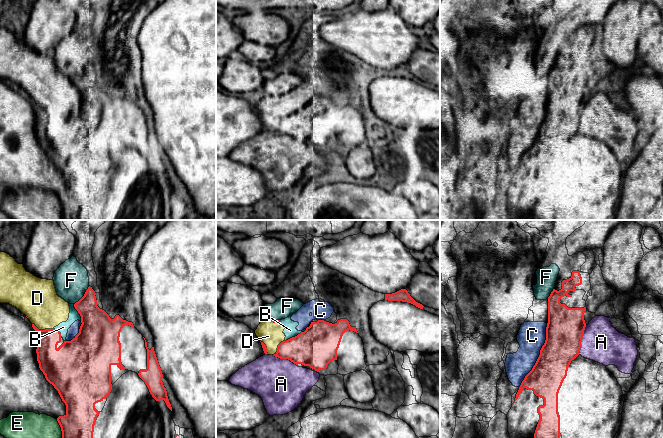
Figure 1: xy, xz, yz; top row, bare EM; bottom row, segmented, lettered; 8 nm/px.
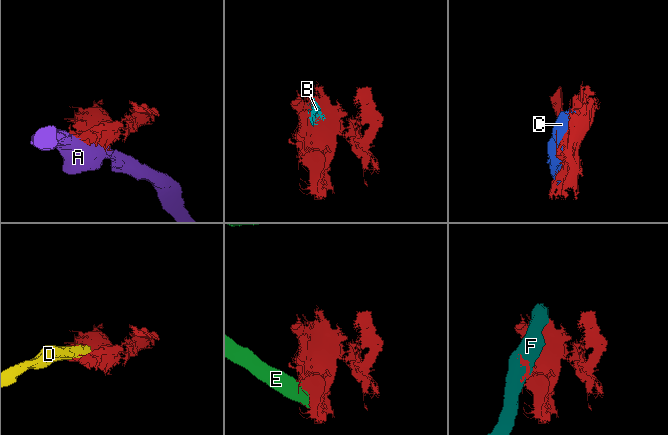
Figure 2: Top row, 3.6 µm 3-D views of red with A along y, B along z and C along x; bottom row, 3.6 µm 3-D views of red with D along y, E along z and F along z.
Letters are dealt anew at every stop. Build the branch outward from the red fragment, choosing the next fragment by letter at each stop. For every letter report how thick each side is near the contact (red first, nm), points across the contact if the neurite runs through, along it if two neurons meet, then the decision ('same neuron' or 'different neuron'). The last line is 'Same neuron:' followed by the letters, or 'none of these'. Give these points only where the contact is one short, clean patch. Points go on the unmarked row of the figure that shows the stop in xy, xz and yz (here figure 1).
A: calibres 300 and 320 nm; different neuron
B: calibres 320 and 100 nm; different neuron
C: calibres 280 and 220 nm; different neuron
D: calibres 220 and 320 nm; different neuron
E: calibres 260 and 400 nm; different neuron
F: calibres 240 and 280 nm; different neuron
Same neuron: none of these

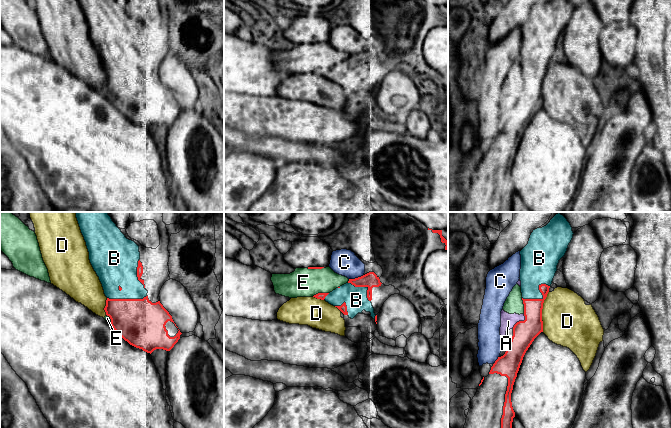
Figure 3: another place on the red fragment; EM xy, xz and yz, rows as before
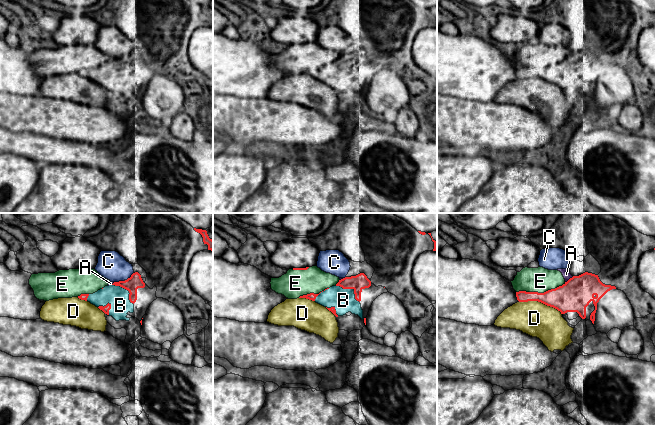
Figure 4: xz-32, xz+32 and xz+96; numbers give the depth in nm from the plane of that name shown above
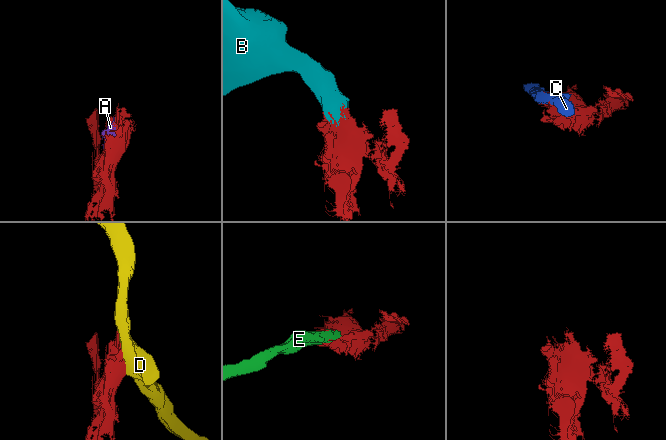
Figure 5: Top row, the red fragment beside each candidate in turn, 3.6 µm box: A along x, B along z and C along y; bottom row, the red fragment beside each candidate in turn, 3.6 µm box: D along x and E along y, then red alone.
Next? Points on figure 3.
A: calibres 190 and 120 nm; different neuron
B: calibres 170 and 280 nm; same neuron
C: calibres 120 and 220 nm; different neuron
D: calibres 190 and 400 nm; different neuron
E: calibres 50 and 240 nm; different neuron
Same neuron: B

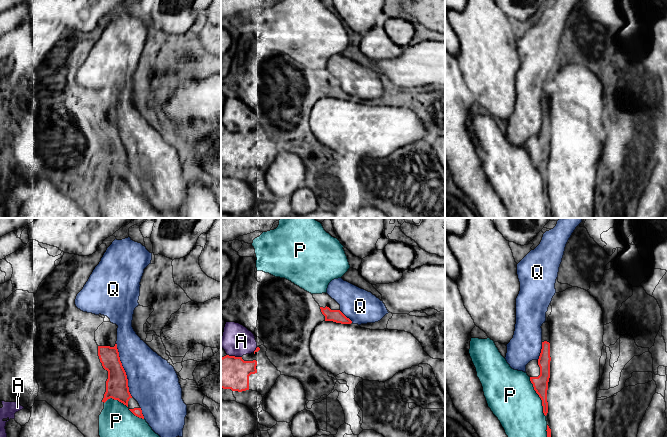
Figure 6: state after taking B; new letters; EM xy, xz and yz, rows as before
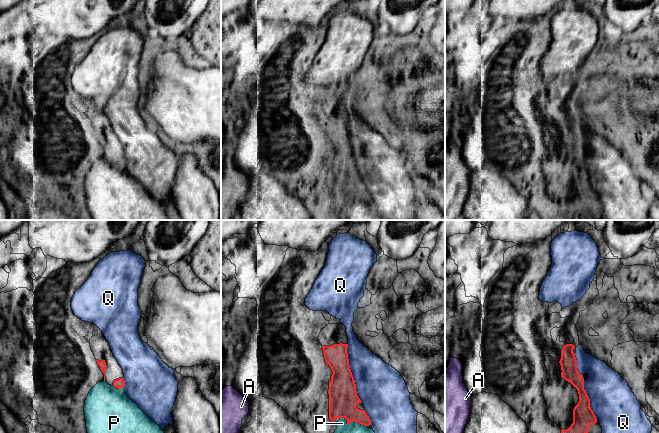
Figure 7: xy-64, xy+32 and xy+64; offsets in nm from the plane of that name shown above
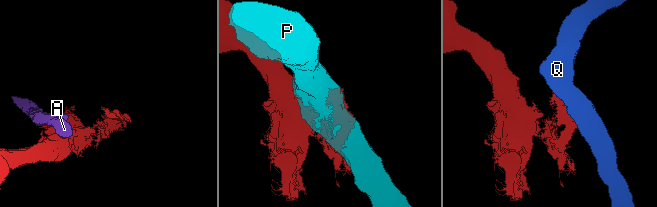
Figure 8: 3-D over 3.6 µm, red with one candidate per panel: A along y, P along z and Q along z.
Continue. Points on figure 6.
A: calibres 280 and 240 nm; different neuron
P: calibres 120 and 400 nm; different neuron
Q: calibres 180 and 400 nm; same neuron
Same neuron: Q

